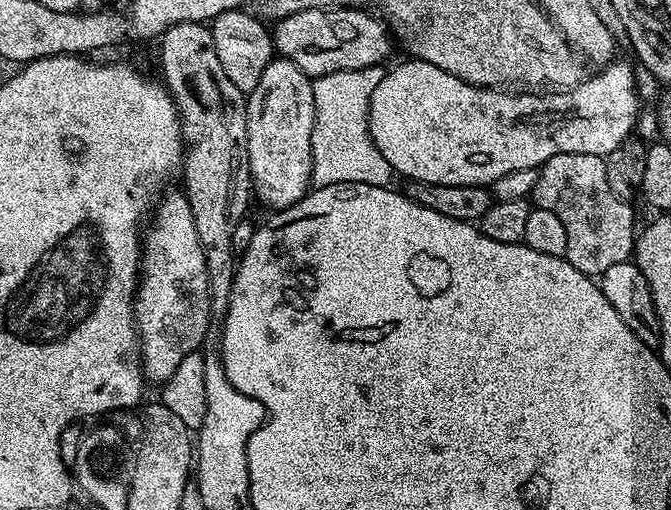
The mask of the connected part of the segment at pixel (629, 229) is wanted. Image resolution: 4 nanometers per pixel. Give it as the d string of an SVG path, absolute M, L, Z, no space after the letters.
M554 154L554 158L540 165L536 173L531 203L542 210L550 210L550 214L558 214L562 226L566 226L566 254L564 259L574 266L574 270L582 270L582 274L598 278L610 266L618 266L618 262L629 262L633 255L638 227L636 216L632 213L632 204L619 200L610 190L610 182L606 182L605 157L594 154Z

